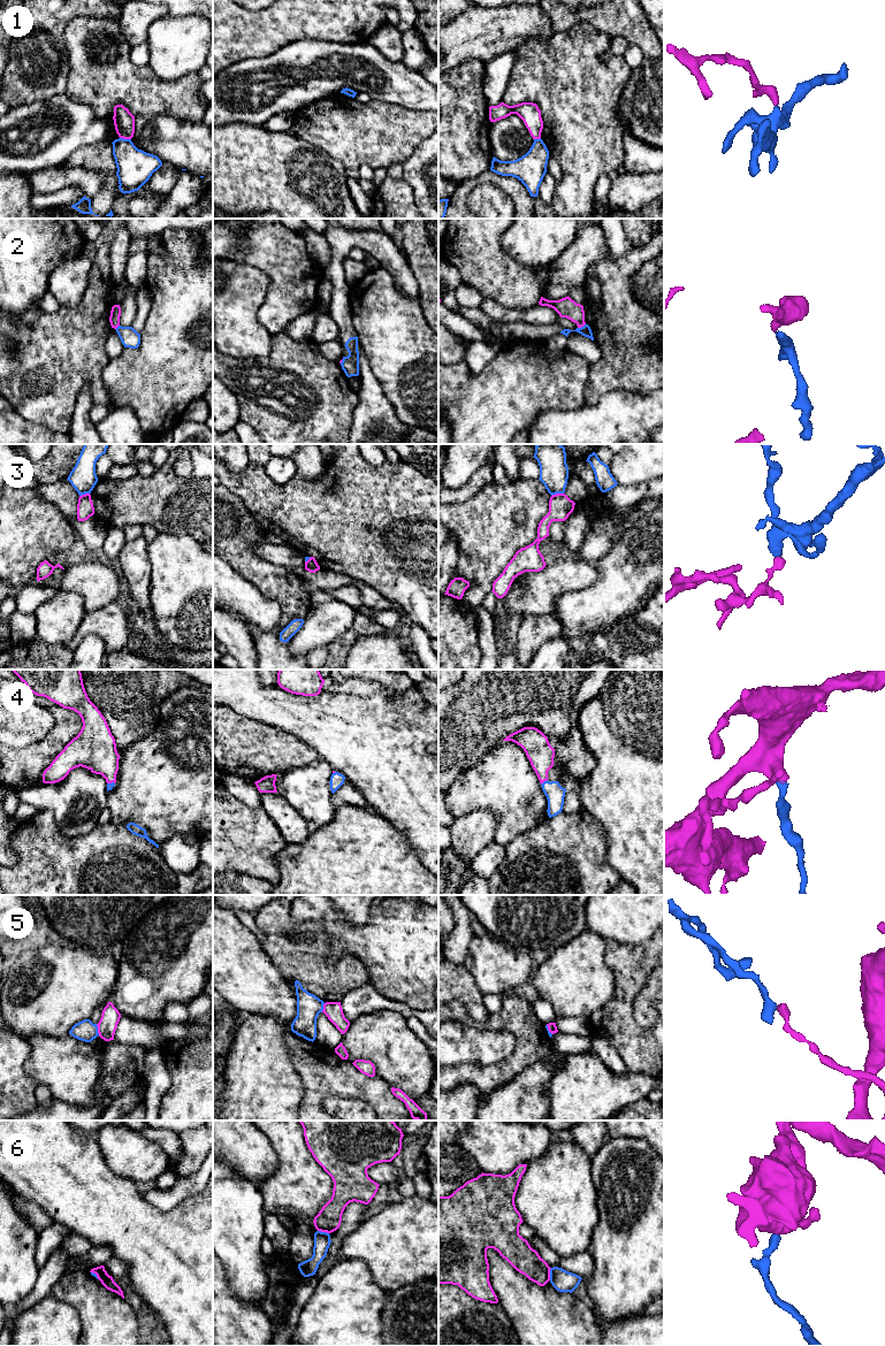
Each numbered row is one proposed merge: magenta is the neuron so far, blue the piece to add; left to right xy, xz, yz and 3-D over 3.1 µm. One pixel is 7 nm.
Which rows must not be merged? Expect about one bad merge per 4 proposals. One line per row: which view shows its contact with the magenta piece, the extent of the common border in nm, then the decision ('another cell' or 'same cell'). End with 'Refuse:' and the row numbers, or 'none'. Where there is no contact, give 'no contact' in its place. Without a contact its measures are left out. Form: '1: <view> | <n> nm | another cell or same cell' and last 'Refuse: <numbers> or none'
1: xy | 80 nm | another cell
2: yz | 70 nm | another cell
3: yz | 90 nm | another cell
4: yz | 60 nm | same cell
5: xy | 80 nm | another cell
6: yz | 90 nm | another cell
Refuse: 1, 2, 3, 5, 6

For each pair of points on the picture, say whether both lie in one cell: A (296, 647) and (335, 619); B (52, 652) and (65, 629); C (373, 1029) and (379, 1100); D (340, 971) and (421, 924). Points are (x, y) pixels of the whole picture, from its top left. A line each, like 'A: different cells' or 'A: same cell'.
A: same cell
B: different cells
C: different cells
D: different cells

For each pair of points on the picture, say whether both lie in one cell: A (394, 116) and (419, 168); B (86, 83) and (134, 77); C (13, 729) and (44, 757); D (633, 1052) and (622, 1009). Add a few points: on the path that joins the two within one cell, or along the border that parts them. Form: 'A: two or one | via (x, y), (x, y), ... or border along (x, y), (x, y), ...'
A: two | border along (426, 137), (402, 163)
B: one | via (98, 79), (122, 79)
C: two | border along (52, 727), (40, 740), (22, 749), (12, 748)
D: one | via (631, 1041), (624, 1030), (624, 1019)

